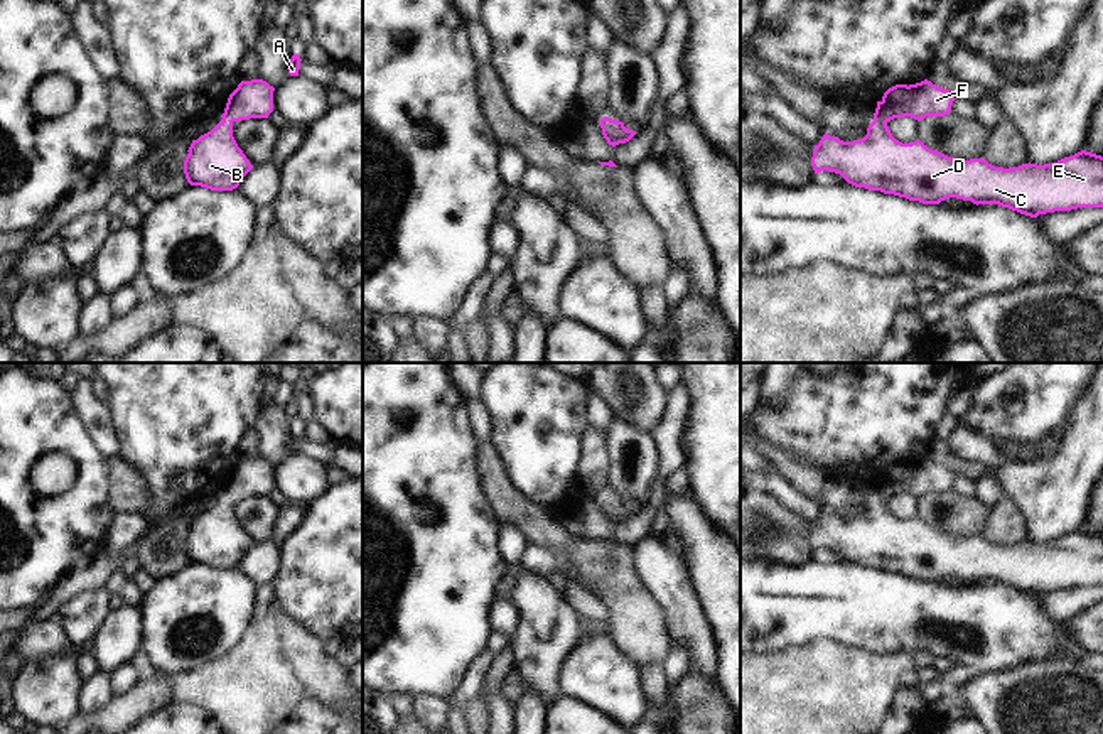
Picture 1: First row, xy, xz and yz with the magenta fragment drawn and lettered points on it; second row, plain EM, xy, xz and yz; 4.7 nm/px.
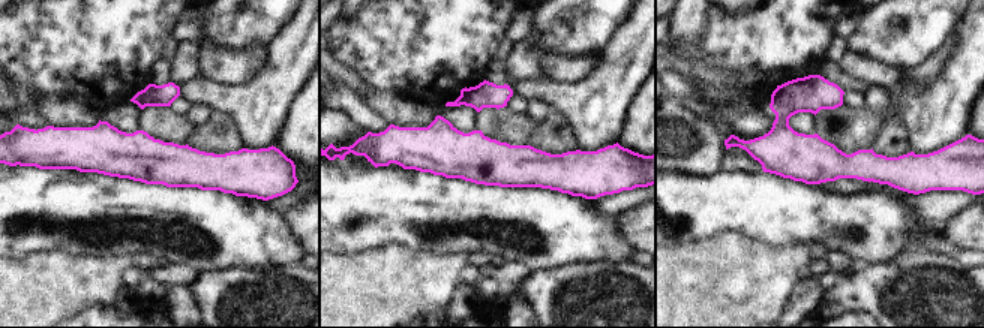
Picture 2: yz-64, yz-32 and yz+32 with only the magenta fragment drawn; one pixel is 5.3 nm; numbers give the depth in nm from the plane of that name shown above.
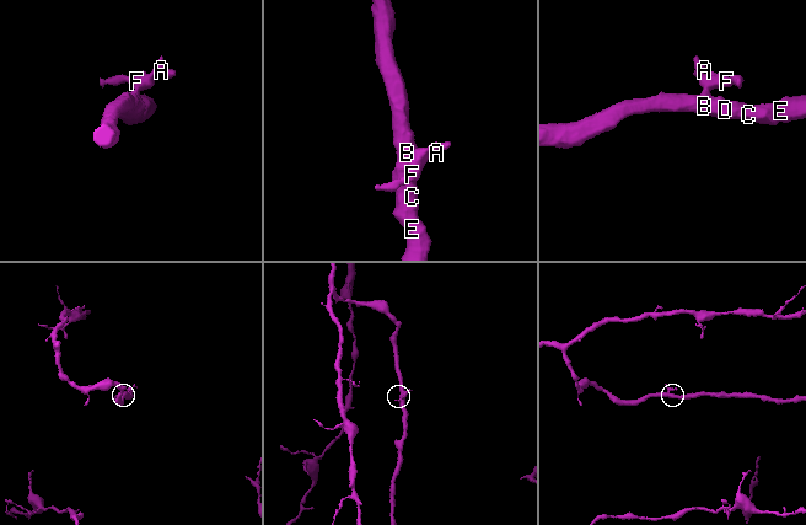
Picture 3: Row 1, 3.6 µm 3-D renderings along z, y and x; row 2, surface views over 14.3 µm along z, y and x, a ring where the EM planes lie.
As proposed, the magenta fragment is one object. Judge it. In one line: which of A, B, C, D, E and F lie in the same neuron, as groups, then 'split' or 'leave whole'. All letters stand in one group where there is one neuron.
A B C D E F; leave whole

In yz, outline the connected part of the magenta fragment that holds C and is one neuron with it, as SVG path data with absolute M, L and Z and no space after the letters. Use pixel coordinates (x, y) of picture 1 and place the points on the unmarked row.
M924 457L896 462L877 479L874 499L860 518L843 520L825 511L813 526L811 543L840 552L848 562L923 582L956 575L998 582L1037 596L1054 589L1103 586L1103 535L1081 528L1054 542L995 545L983 537L960 538L928 526L921 518L902 521L887 505L894 496L951 491L955 472Z

